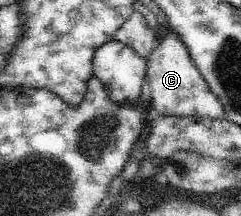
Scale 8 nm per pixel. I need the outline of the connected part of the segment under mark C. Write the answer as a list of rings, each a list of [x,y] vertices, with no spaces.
[[[169,28],[170,31],[157,35],[153,50],[149,53],[147,59],[147,91],[151,96],[151,108],[157,111],[157,114],[166,117],[209,117],[212,119],[225,119],[224,106],[219,97],[211,90],[203,75],[199,72],[197,65],[193,62],[190,52],[177,31]]]

